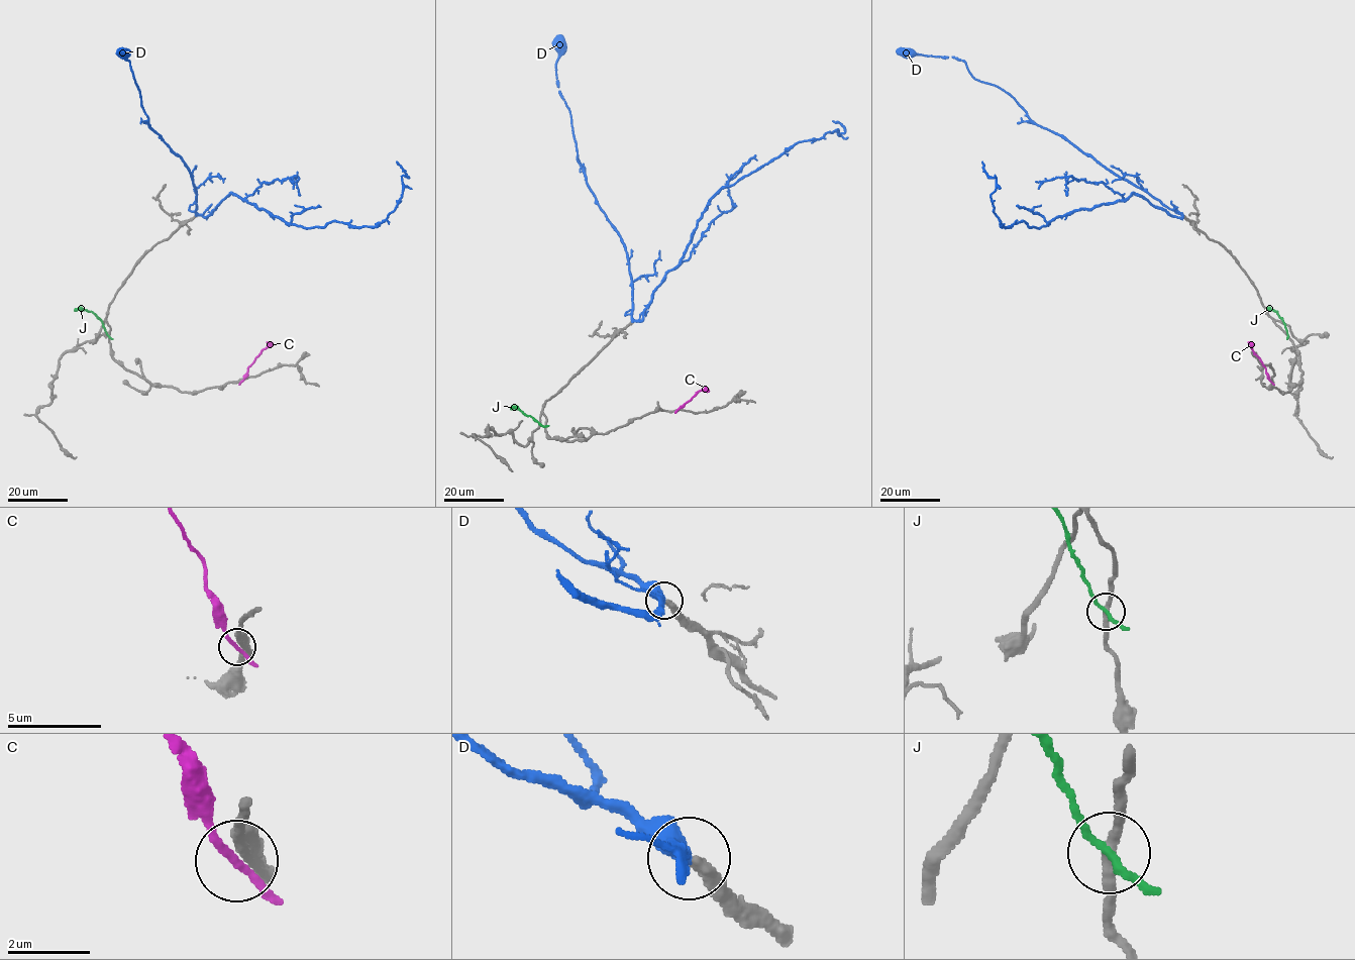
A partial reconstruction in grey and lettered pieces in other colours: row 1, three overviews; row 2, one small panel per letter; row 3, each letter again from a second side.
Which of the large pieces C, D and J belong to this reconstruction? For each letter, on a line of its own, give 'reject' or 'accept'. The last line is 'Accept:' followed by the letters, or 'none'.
C: reject
D: accept
J: reject
Accept: D

